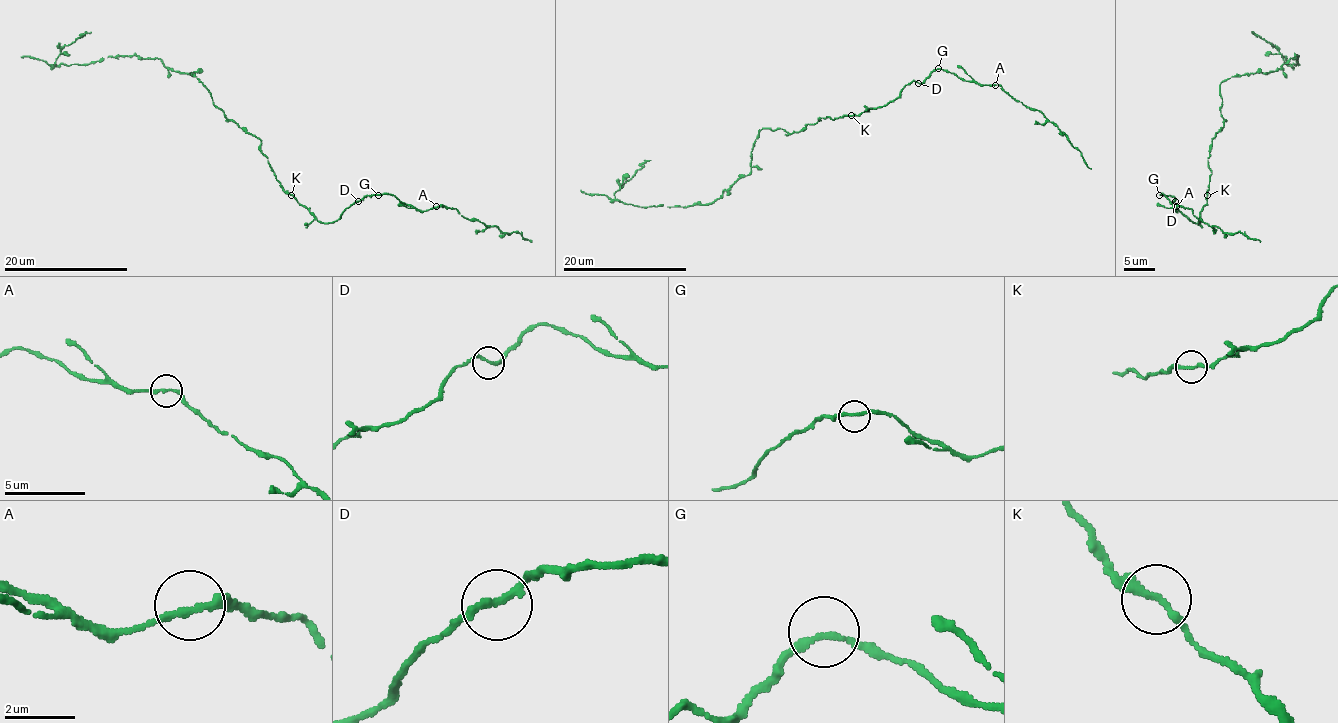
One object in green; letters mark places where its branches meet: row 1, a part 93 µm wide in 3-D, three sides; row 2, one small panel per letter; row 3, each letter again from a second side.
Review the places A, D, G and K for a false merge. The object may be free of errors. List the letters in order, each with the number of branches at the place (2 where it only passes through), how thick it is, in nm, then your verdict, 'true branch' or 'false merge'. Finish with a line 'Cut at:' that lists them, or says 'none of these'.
A: branches 2; calibre 190 nm; true branch
D: branches 2; calibre 200 nm; true branch
G: branches 2; calibre 190 nm; true branch
K: branches 2; calibre 200 nm; true branch
Cut at: none of these

